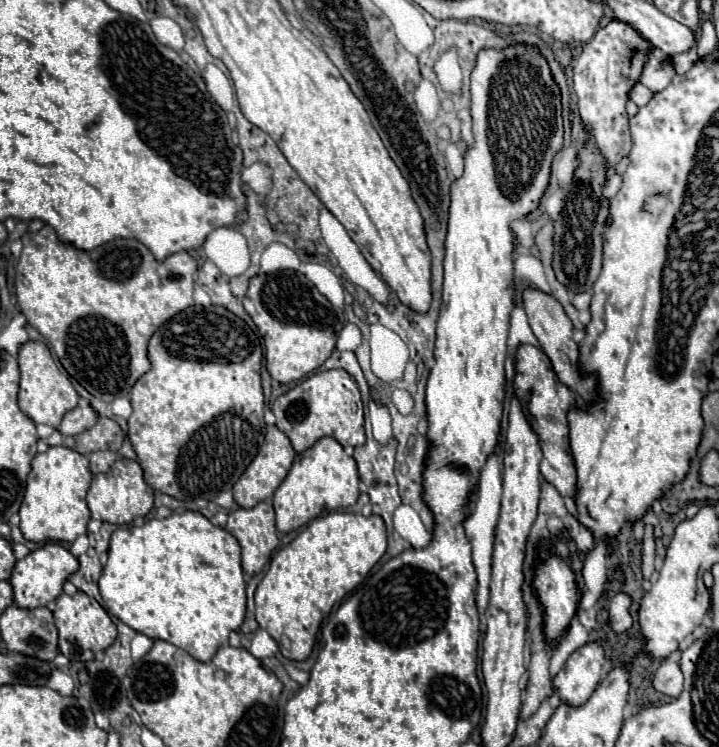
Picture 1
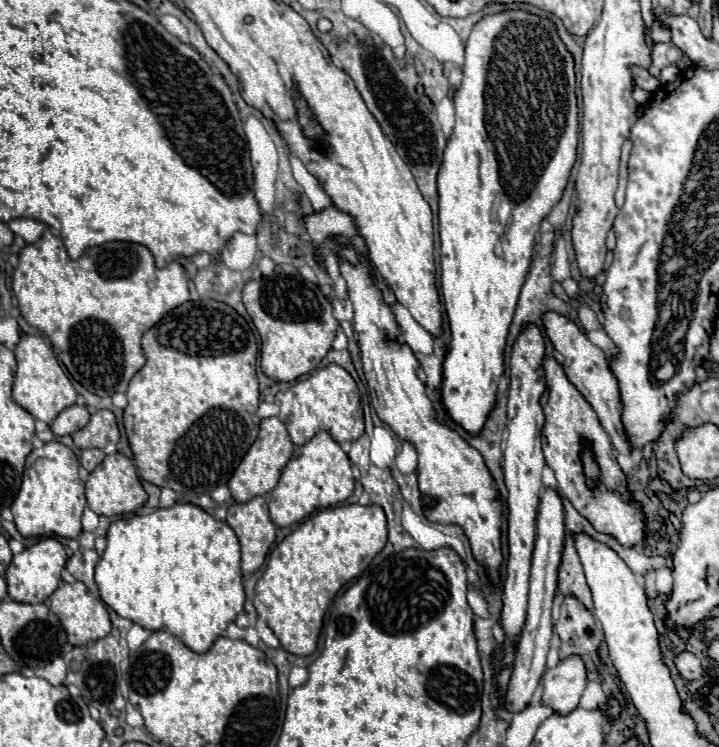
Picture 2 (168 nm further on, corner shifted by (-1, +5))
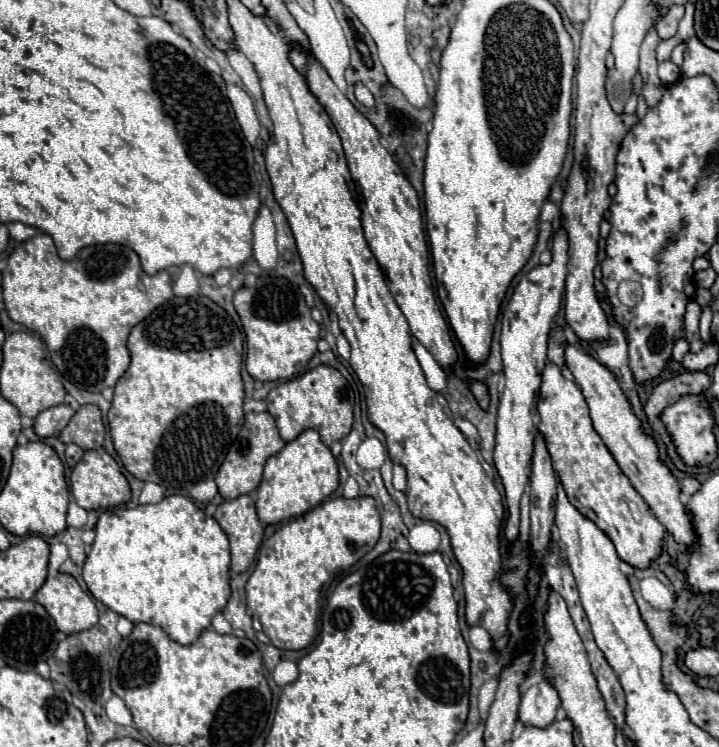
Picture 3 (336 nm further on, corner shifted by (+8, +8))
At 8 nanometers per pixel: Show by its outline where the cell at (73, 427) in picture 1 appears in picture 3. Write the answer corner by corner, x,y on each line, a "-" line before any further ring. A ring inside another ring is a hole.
56,405
50,409
44,409
36,419
34,419
34,433
38,437
50,437
50,435
60,435
60,431
68,425
70,417
74,415
70,405

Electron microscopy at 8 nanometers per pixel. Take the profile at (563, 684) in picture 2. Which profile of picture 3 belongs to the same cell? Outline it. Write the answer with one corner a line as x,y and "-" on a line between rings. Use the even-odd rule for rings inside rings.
542,681
522,695
518,721
524,727
548,727
554,721
558,707
558,691
548,681

